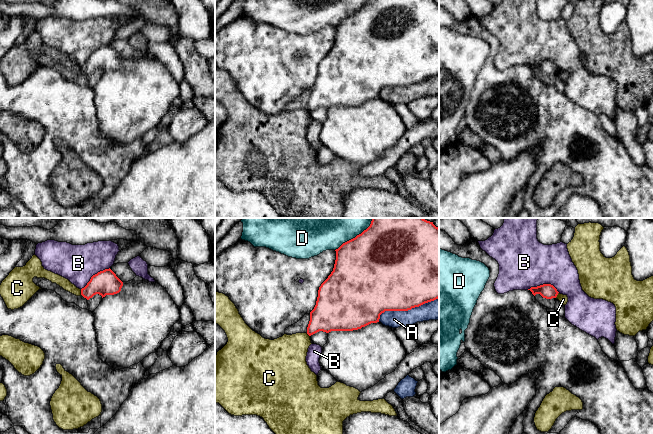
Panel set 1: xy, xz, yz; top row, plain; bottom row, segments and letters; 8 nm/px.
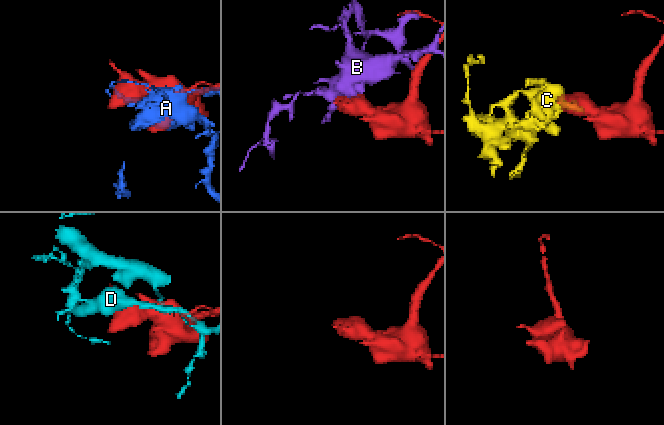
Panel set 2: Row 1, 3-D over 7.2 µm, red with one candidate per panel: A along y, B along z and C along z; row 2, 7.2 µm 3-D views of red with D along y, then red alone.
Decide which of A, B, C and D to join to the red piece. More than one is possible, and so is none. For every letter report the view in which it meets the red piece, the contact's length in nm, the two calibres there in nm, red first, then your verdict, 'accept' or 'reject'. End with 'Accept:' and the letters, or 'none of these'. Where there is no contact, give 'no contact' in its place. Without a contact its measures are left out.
A: meets red in xz; contact 500 nm long; 500 nm thick on the red side, 160 nm on the other; reject
B: meets red in yz; contact 260 nm long; 120 nm thick on the red side, 400 nm on the other; reject
C: meets red in xy; contact 60 nm long; 200 nm thick on the red side, 80 nm on the other; reject
D: meets red in xz; contact 400 nm long; 500 nm thick on the red side, 440 nm on the other; reject
Accept: none of these

